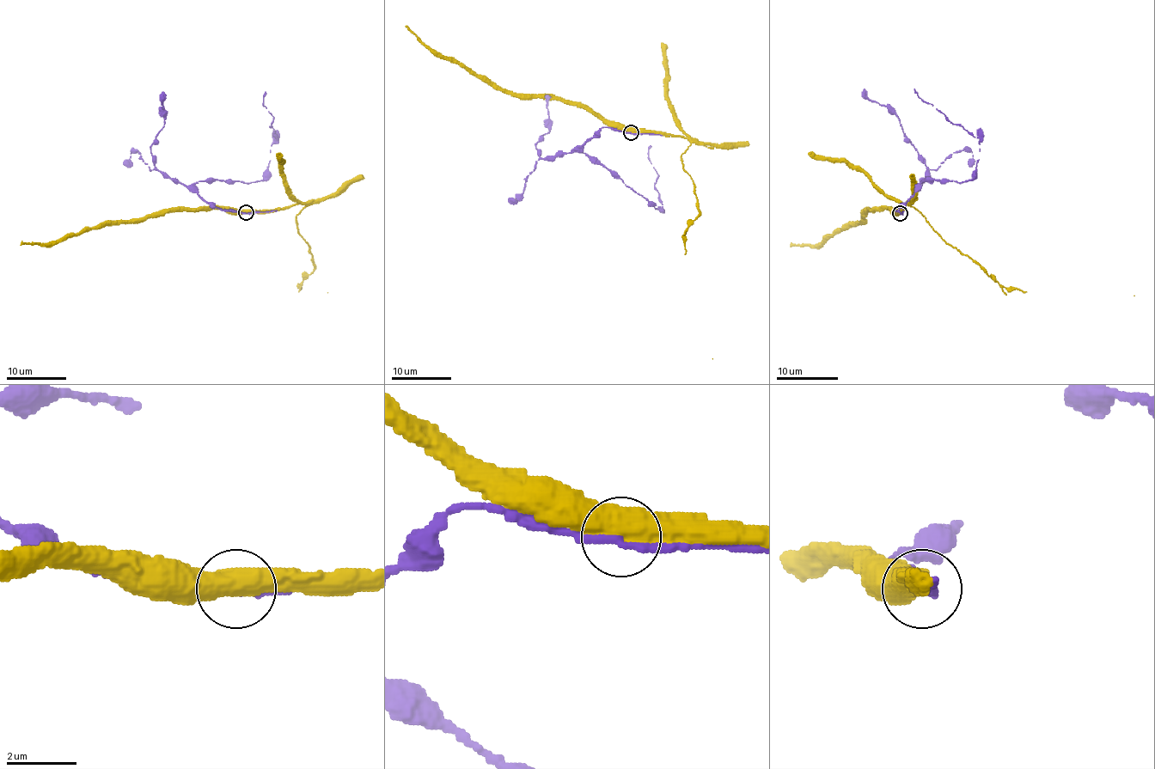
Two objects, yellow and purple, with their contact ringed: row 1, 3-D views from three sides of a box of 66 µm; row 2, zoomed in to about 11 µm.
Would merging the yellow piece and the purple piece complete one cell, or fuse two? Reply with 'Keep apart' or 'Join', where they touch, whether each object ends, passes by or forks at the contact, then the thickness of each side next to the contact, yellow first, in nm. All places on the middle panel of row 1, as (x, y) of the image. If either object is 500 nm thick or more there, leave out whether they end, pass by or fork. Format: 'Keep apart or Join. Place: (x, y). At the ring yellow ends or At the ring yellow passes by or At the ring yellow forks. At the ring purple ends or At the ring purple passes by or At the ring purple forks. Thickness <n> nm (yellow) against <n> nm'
Join. Place: (631, 132). Thickness 500 nm (yellow) against 240 nm

